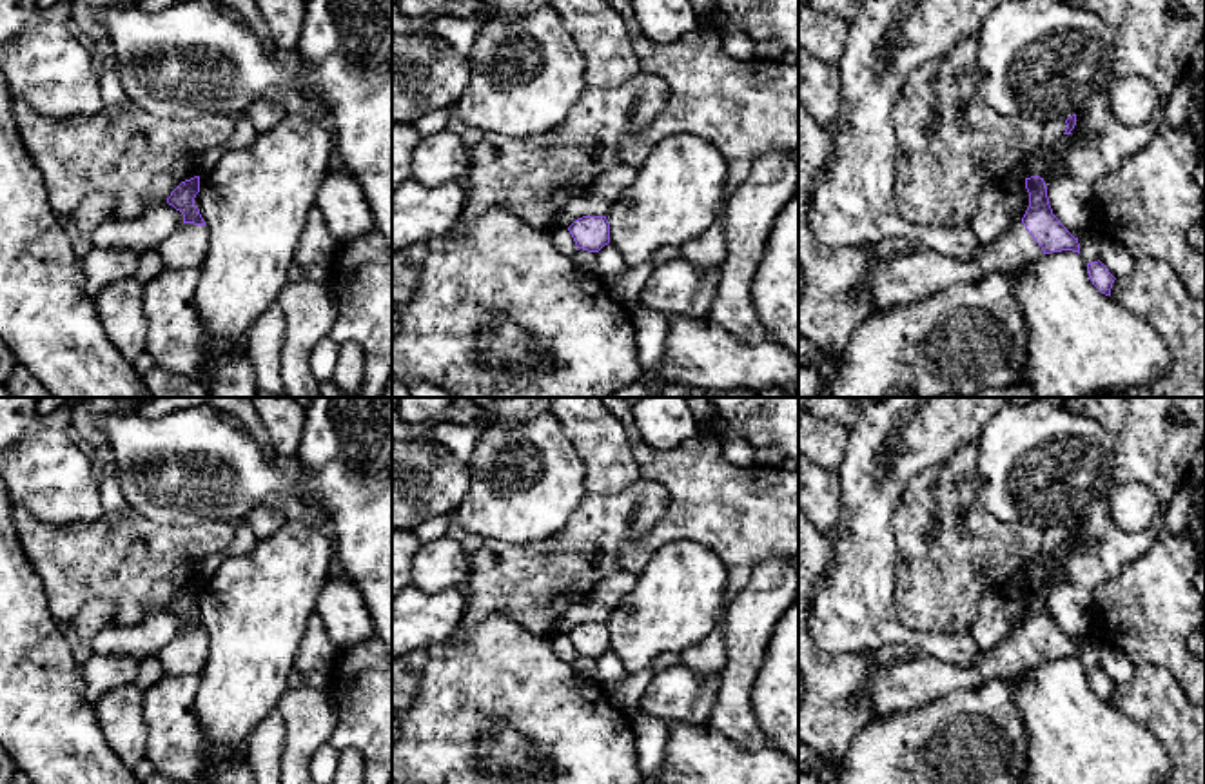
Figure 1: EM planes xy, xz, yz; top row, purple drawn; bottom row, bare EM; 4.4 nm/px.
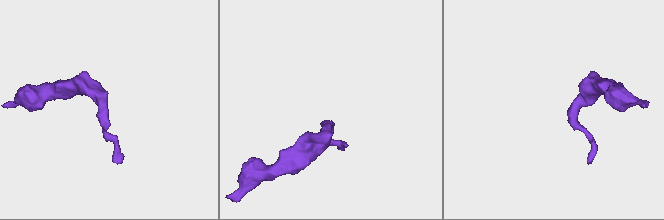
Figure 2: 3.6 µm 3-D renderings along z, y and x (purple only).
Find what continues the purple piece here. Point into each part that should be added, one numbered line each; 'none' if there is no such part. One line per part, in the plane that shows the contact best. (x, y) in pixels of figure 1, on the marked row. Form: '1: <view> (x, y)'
1: yz (901, 280)

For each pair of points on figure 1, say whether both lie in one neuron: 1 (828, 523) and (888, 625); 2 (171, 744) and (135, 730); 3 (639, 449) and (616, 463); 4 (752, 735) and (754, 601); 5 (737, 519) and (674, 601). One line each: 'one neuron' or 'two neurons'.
1: two neurons
2: two neurons
3: two neurons
4: one neuron
5: two neurons

